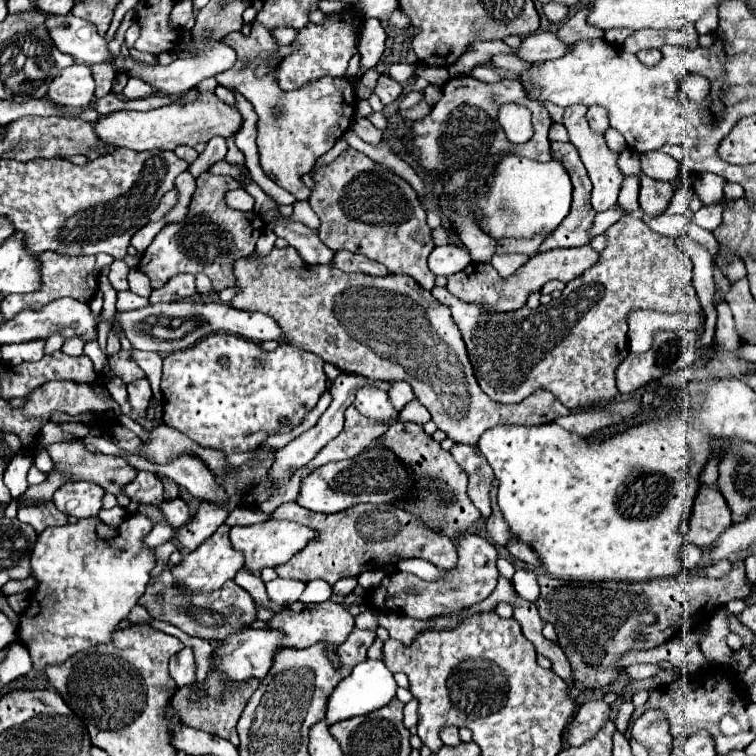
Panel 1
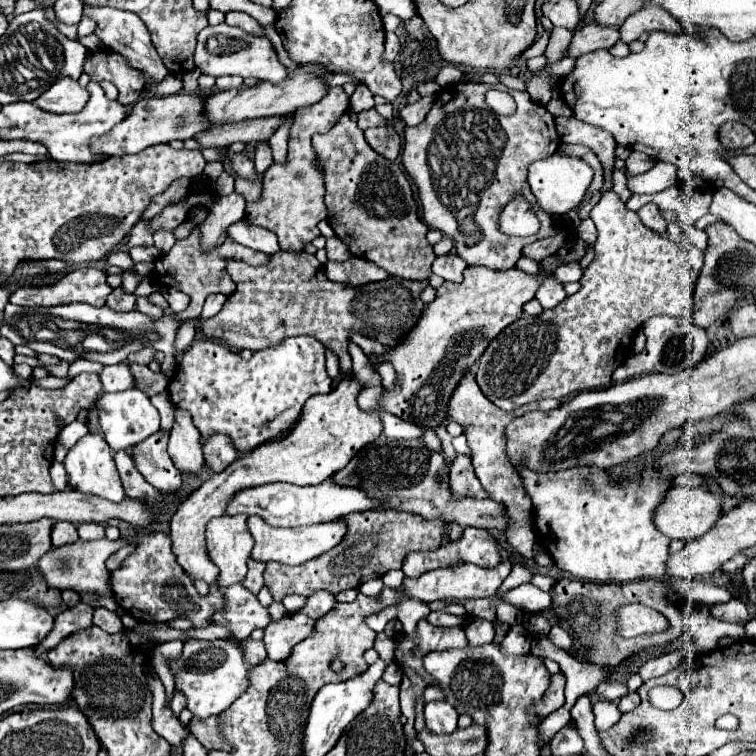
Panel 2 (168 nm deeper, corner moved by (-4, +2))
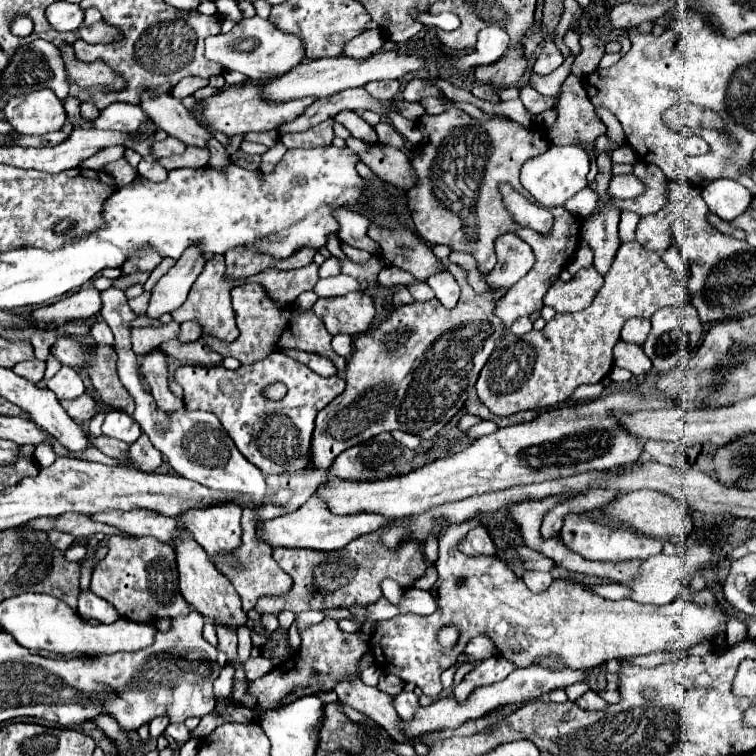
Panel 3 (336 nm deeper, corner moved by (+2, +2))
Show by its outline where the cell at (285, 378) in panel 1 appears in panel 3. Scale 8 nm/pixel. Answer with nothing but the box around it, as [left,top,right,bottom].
[175,351,345,475]

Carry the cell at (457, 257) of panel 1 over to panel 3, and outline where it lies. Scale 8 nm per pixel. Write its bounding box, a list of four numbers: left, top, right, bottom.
[427,269,461,307]

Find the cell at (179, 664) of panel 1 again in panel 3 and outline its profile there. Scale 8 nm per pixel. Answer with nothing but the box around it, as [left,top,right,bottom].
[149,717,171,737]

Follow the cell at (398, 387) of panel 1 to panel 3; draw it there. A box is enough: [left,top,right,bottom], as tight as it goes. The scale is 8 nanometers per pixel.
[313,291,373,335]

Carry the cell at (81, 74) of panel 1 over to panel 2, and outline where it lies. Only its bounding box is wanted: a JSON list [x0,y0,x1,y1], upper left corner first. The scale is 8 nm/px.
[33,79,87,113]

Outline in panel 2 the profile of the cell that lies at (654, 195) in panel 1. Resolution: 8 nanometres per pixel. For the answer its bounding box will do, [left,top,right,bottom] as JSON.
[637,203,667,235]

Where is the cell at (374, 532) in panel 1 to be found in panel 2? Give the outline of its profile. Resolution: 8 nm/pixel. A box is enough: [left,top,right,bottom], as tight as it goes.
[265,511,445,601]

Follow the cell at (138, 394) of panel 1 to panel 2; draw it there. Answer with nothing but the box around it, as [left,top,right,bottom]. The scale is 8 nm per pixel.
[95,389,159,451]

